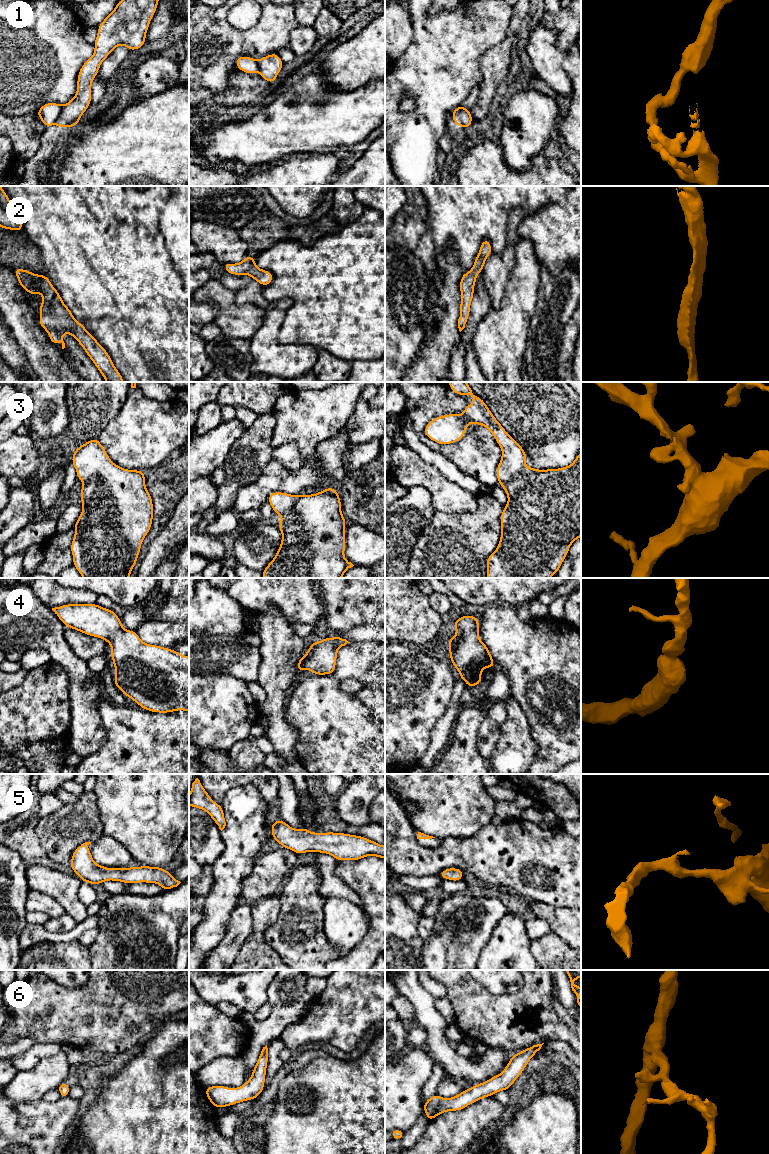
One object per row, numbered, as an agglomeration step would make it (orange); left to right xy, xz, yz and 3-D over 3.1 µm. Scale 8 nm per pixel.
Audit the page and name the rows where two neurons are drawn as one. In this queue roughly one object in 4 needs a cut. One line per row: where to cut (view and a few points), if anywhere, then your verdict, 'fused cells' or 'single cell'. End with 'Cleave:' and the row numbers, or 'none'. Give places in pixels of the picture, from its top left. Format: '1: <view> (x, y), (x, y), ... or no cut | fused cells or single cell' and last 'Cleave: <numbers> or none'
1: xy (62, 106), (61, 112), (54, 123) | fused cells
2: no cut | single cell
3: no cut | single cell
4: no cut | single cell
5: no cut | single cell
6: no cut | single cell
Cleave: 1

